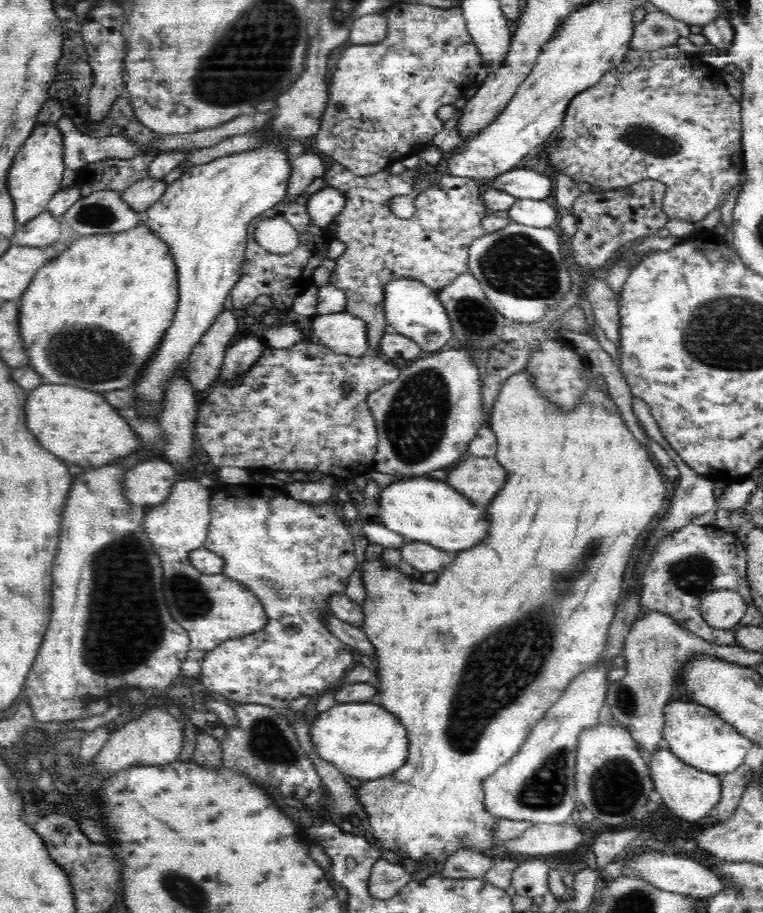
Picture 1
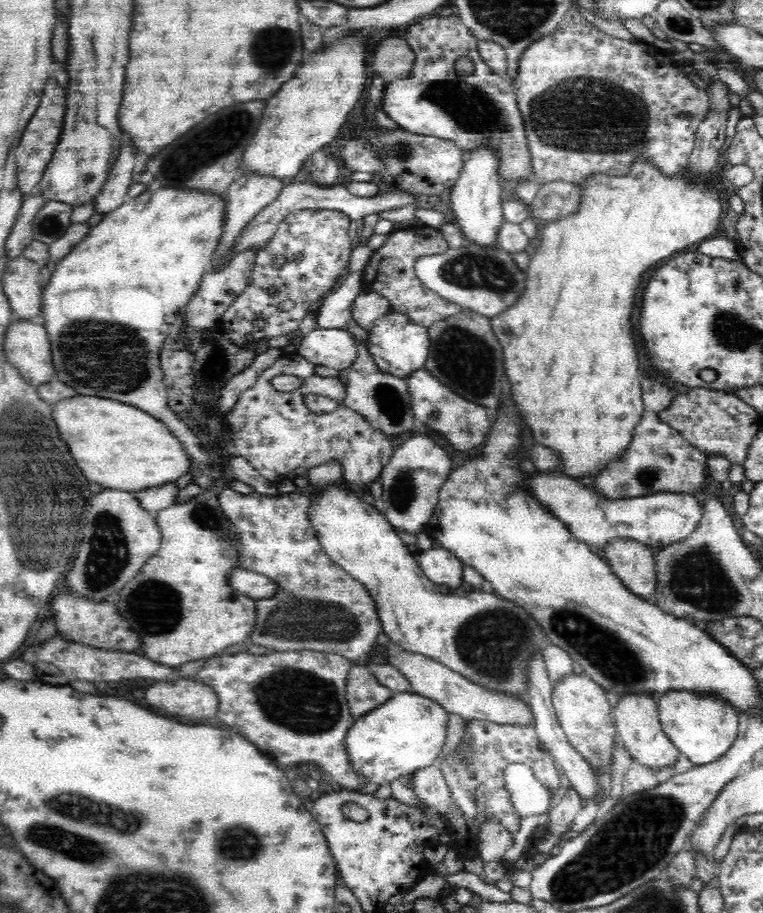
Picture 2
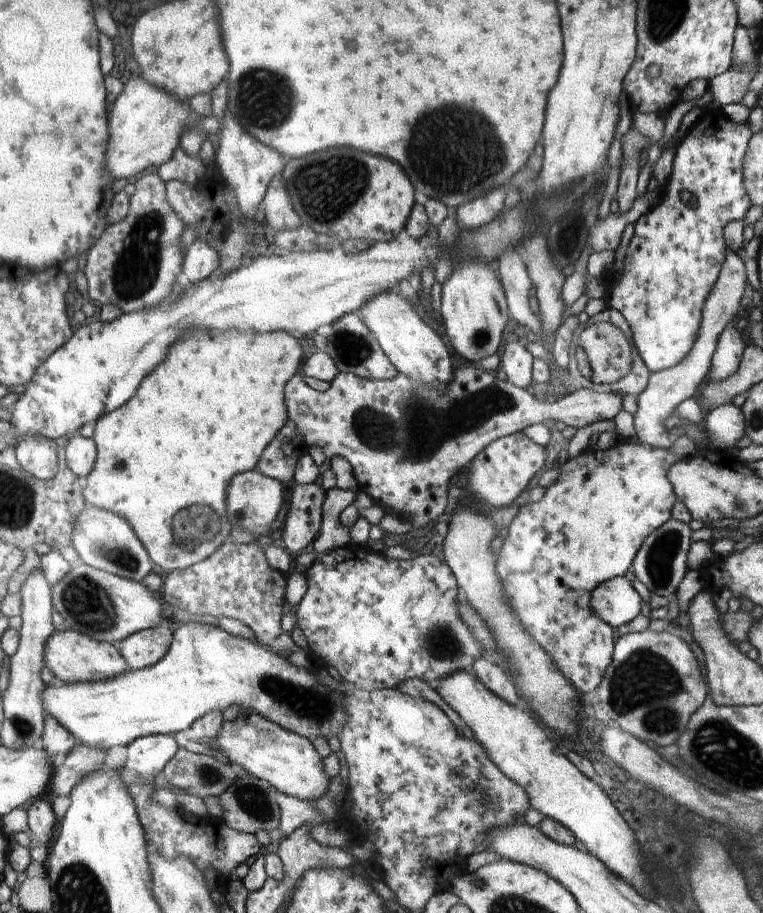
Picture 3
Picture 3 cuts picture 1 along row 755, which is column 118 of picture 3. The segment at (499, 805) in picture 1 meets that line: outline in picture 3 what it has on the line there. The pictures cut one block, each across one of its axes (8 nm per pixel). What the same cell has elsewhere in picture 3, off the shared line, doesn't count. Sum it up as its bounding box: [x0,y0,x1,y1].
[72,502,153,583]

